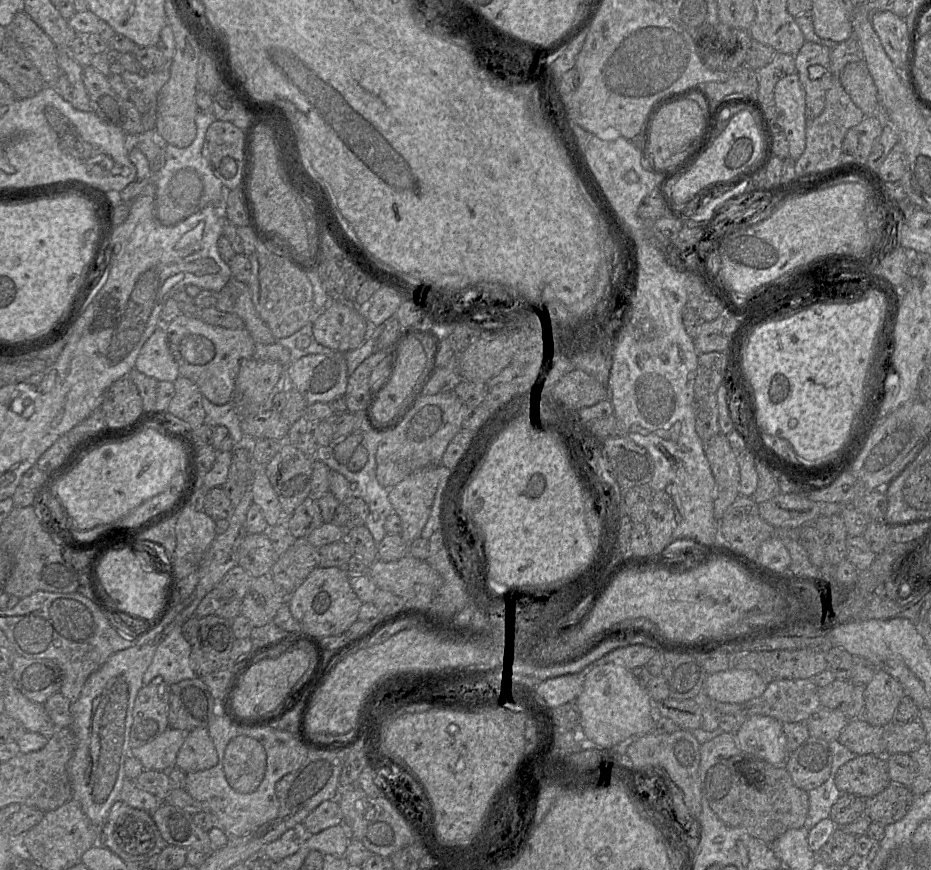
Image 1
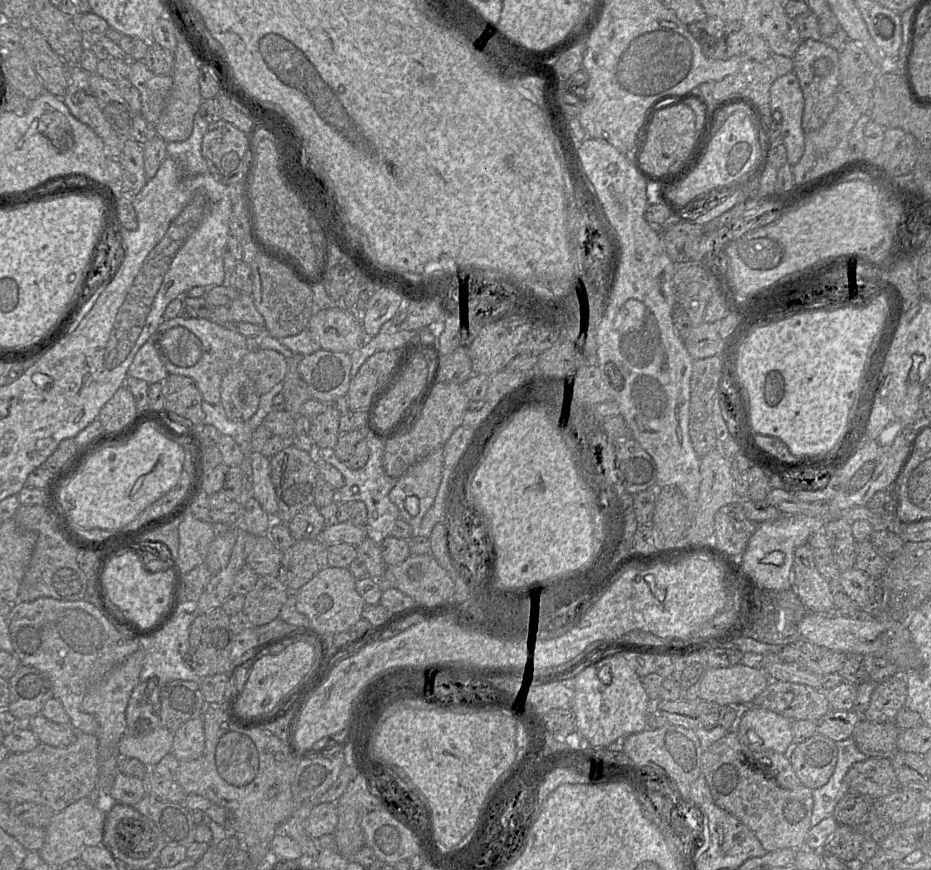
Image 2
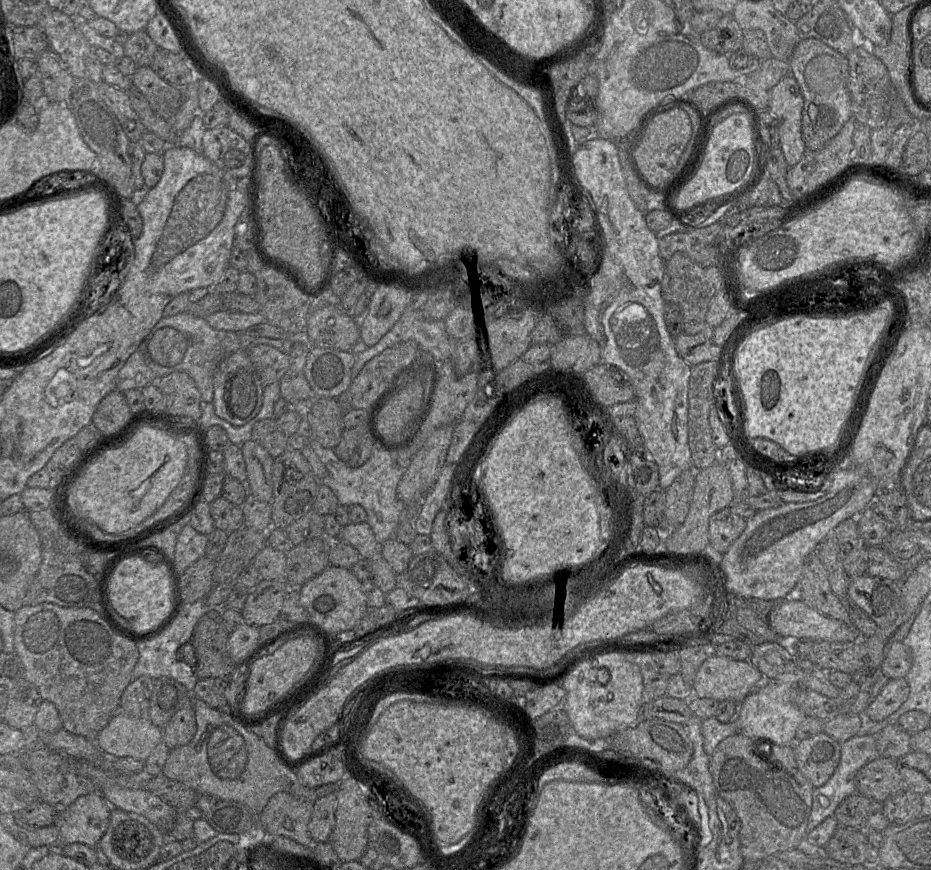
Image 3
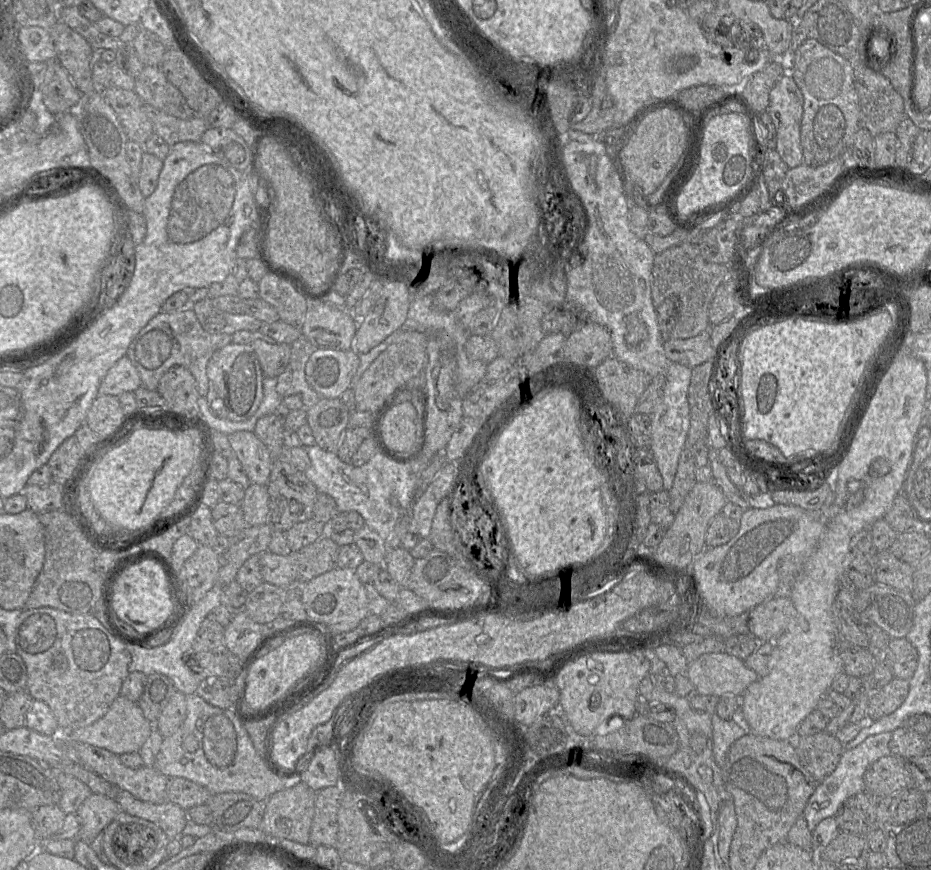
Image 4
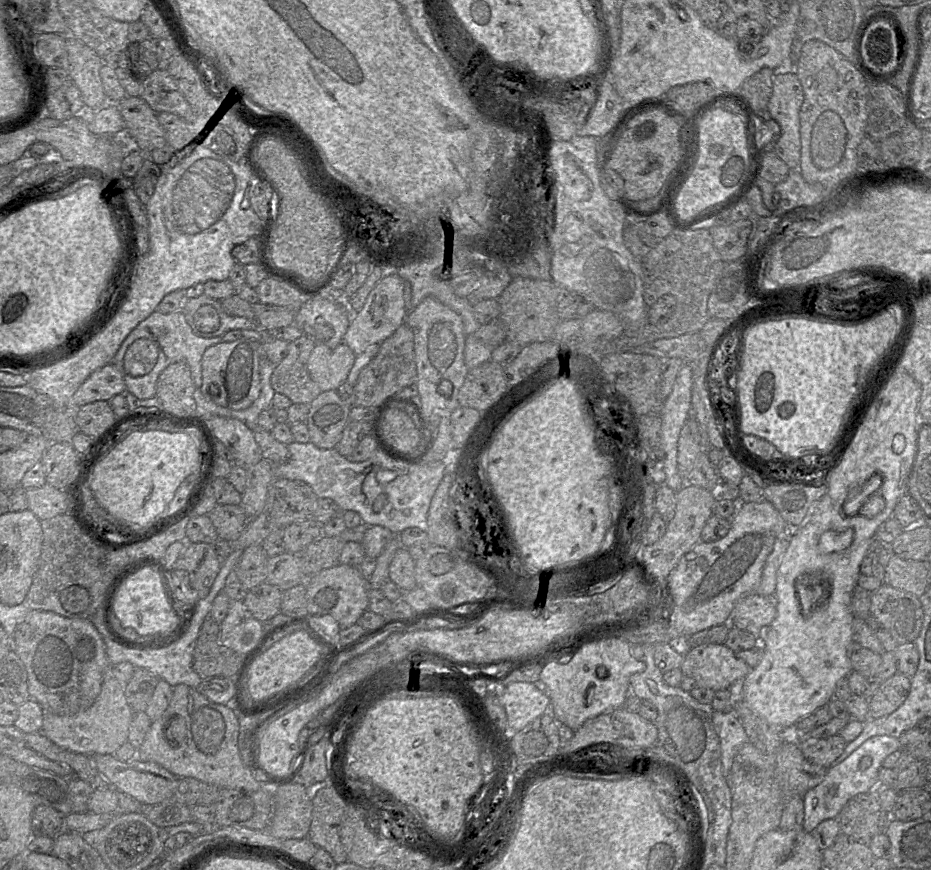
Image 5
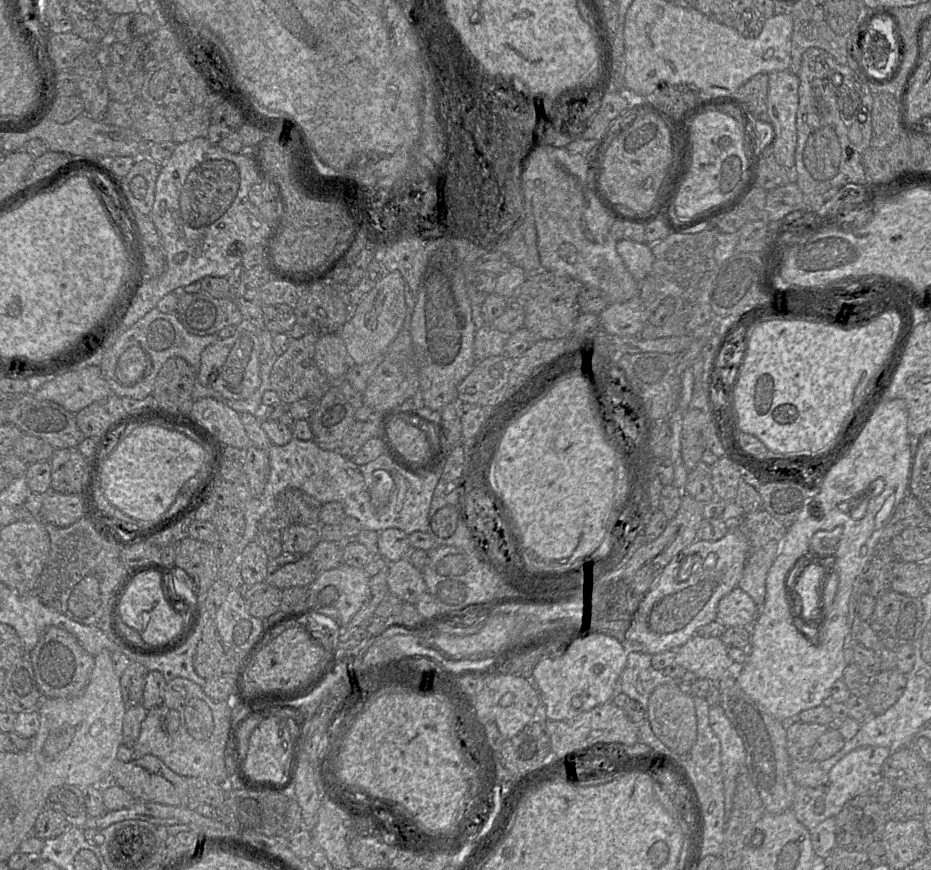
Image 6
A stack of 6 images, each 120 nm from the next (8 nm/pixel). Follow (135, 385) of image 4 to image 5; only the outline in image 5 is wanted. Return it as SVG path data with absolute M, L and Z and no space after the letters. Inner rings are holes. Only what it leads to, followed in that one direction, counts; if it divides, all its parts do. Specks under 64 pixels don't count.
M112 364L93 372L76 390L71 397L71 407L80 408L96 402L109 402L114 396L126 391L126 386L121 373Z

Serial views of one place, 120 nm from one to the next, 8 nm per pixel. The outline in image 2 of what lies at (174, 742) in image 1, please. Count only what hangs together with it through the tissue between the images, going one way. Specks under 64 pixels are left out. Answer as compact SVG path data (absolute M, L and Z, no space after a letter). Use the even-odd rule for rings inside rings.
M158 727L144 737L125 734L118 743L120 757L138 759L148 768L153 768L164 756L172 752L174 733Z

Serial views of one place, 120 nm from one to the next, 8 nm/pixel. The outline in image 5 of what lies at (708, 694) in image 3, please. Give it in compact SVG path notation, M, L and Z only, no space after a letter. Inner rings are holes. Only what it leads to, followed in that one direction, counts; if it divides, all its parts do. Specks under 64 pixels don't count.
M703 644L685 650L683 662L679 669L684 676L693 678L698 687L708 688L716 692L737 687L753 668L737 659L735 652L725 644Z

